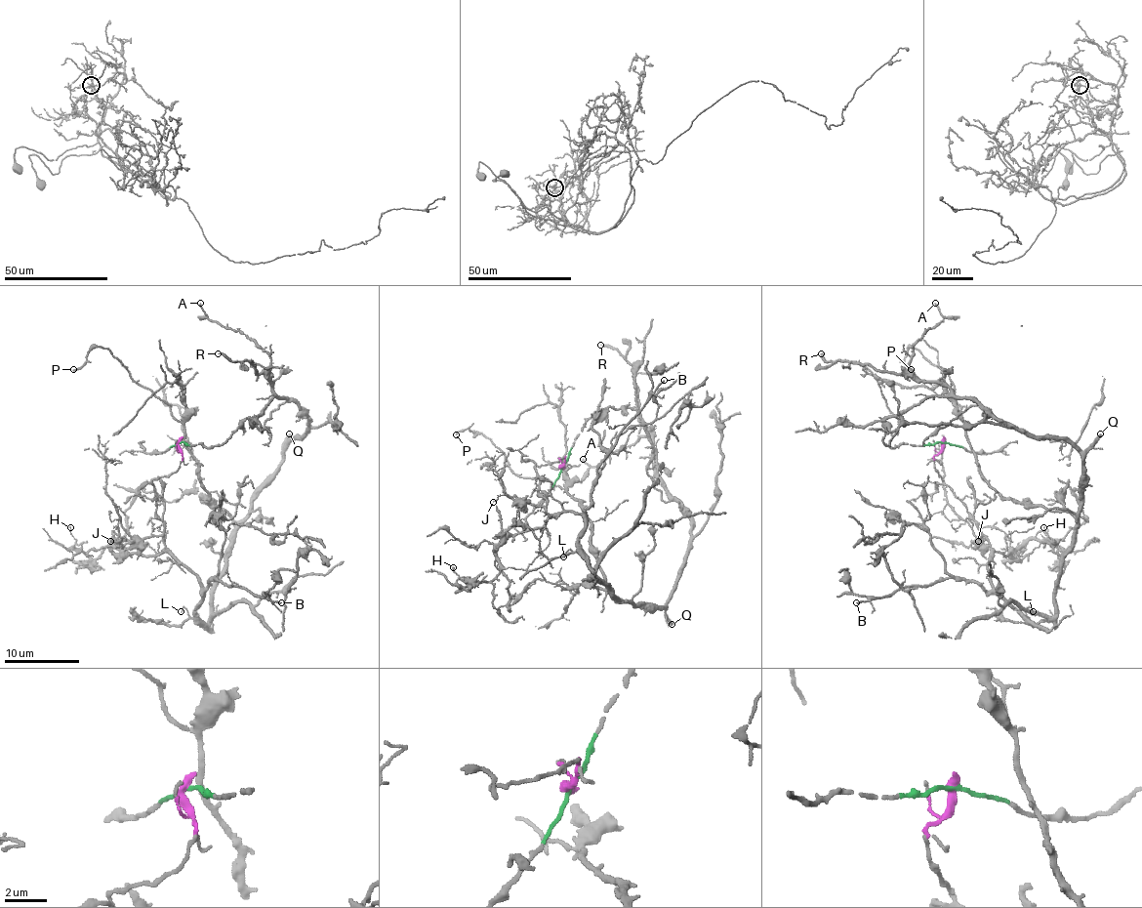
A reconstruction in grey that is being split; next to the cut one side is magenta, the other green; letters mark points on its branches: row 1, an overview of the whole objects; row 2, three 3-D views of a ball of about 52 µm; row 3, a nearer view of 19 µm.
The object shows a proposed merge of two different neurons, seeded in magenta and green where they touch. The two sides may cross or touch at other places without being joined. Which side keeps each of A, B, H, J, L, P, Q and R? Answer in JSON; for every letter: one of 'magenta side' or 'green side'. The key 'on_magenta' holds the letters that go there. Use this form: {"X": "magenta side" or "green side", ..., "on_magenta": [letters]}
{"A": "green side", "B": "magenta side", "H": "magenta side", "J": "magenta side", "L": "magenta side", "P": "green side", "Q": "green side", "R": "green side", "on_magenta": ["B", "H", "J", "L"]}

